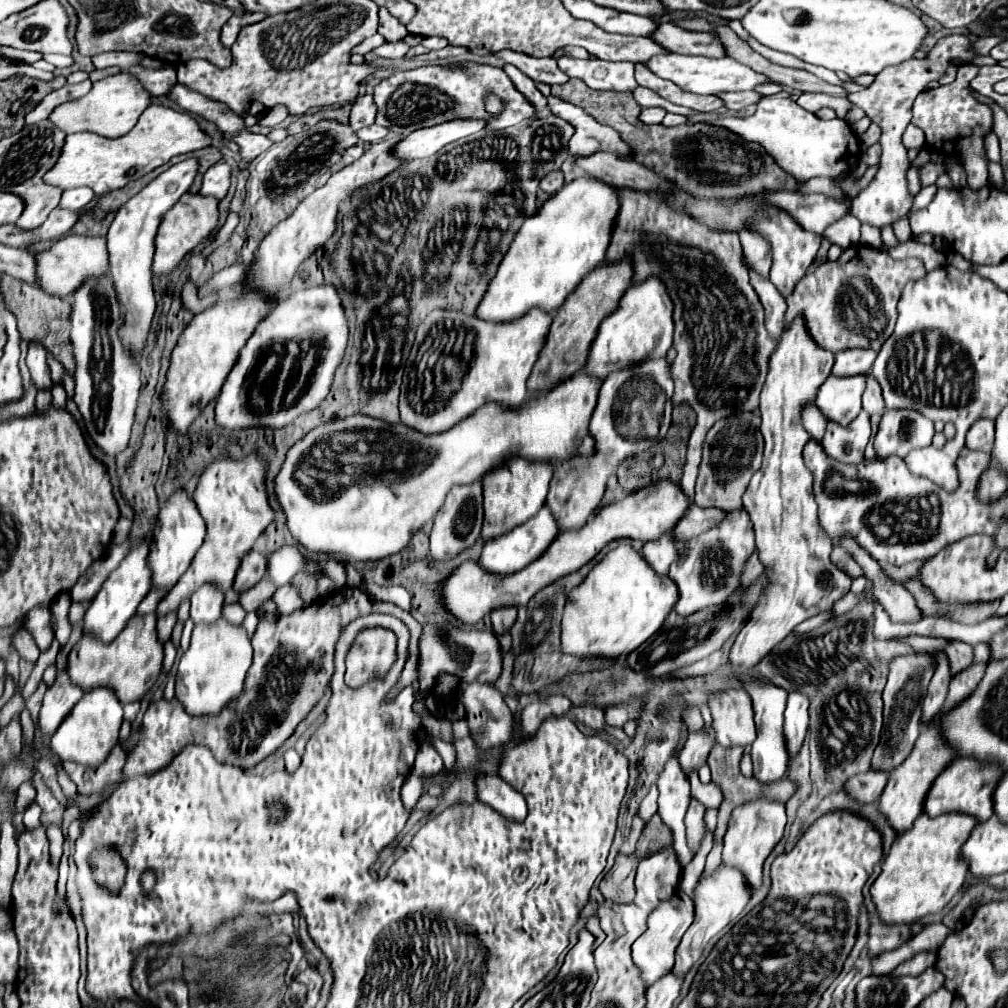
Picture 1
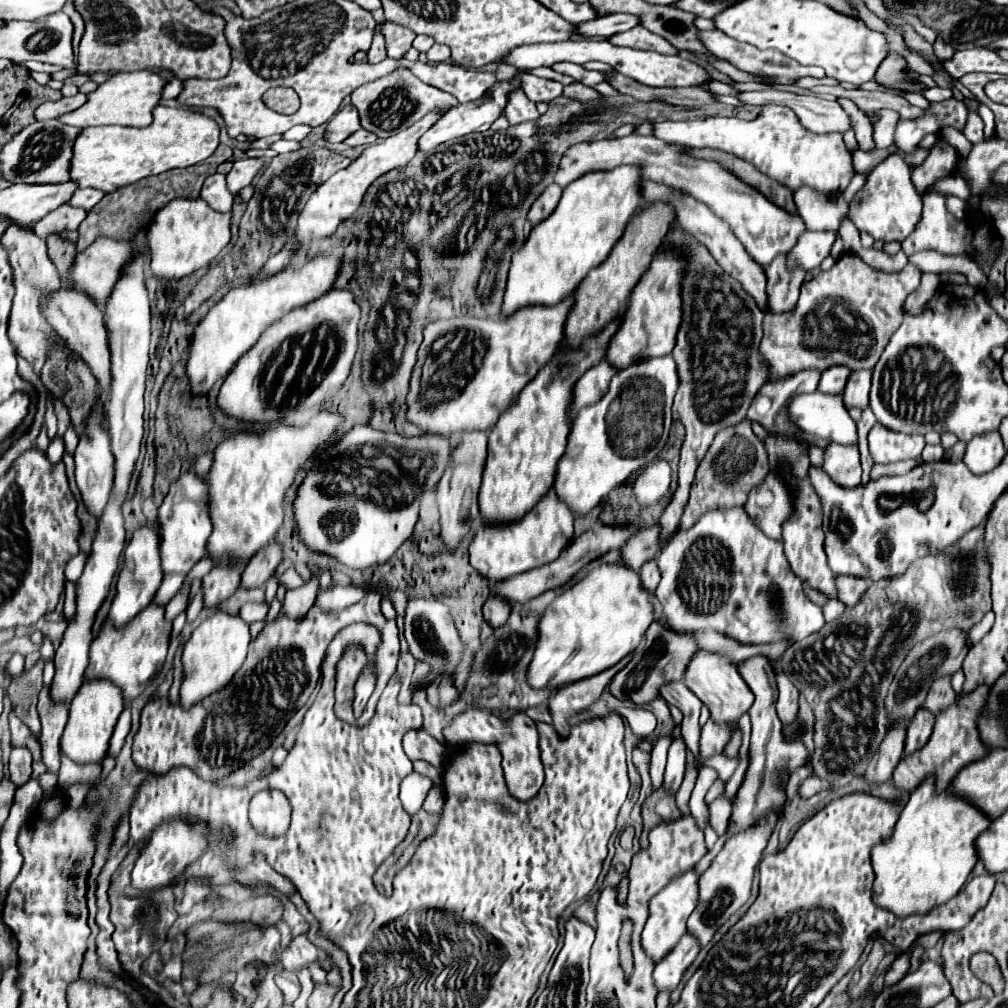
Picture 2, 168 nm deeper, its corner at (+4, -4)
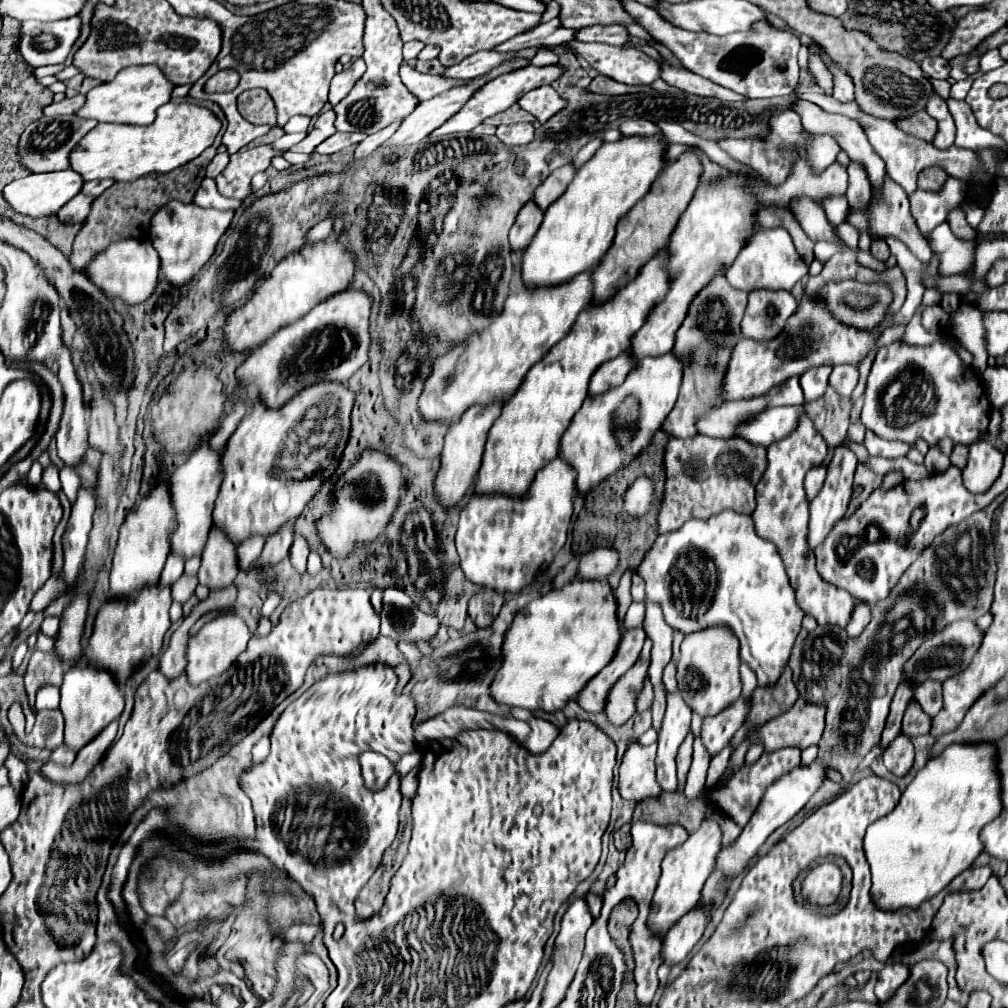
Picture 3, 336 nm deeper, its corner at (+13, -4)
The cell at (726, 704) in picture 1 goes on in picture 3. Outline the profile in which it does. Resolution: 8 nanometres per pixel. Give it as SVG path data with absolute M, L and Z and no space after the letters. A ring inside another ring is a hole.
M707 627L687 635L681 643L681 659L677 663L677 683L685 703L701 717L717 715L725 707L733 705L741 695L739 663L739 643L729 627ZM695 681L701 681L697 689Z

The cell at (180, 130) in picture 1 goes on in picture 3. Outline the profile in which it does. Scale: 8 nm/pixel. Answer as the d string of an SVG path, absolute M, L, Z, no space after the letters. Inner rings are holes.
M169 101L157 109L155 121L147 127L113 123L95 125L71 151L71 169L77 171L83 181L137 181L149 173L169 173L193 161L213 145L219 129L221 123L209 109L193 103Z

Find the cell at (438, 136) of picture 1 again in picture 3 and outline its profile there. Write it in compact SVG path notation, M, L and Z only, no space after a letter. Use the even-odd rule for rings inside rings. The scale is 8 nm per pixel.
M529 65L529 67L523 67L521 71L499 75L495 81L489 81L485 87L481 87L481 91L477 91L477 95L473 95L473 99L469 99L469 103L465 103L465 107L461 107L461 111L457 111L457 115L449 117L429 137L439 137L439 135L447 135L447 133L457 133L457 131L473 131L485 119L489 119L489 117L509 109L513 103L517 103L523 93L527 93L527 91L531 91L535 87L541 87L541 85L549 85L559 75L561 75L561 65L557 65L557 67L535 67L535 65Z

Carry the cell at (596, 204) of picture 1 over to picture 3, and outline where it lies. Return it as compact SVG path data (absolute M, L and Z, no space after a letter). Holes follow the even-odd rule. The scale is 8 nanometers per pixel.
M623 137L623 139L619 139L619 141L615 141L615 143L605 143L579 171L577 171L577 175L575 175L575 179L569 183L569 187L567 187L567 191L561 195L561 199L557 199L557 203L553 203L553 207L547 207L547 211L545 211L545 219L543 219L543 223L541 223L541 227L539 227L539 231L535 233L535 237L531 239L531 243L529 243L529 247L523 251L523 263L521 263L521 279L523 279L523 285L525 287L537 287L537 283L545 283L545 287L549 287L547 283L565 283L565 279L573 279L573 275L579 275L579 273L585 273L585 271L591 271L591 269L595 269L597 265L599 265L599 261L601 261L601 257L607 253L607 249L611 247L611 241L613 241L613 237L615 237L615 225L617 225L617 221L649 191L649 187L651 187L651 183L657 179L657 175L659 175L659 171L661 171L661 167L663 167L663 151L665 151L665 139L659 139L659 137L653 137L653 139L645 139L645 137Z

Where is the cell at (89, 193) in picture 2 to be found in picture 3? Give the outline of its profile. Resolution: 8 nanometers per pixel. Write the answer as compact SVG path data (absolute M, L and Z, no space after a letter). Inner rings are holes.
M103 179L103 181L87 181L87 183L83 183L83 189L81 189L81 193L83 195L93 195L93 197L99 197L107 187L111 187L115 181L111 181L111 179Z

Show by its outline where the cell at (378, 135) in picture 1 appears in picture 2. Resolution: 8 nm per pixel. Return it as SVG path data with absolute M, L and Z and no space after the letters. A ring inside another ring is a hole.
M358 129L356 133L352 133L344 143L348 145L348 147L358 147L358 145L370 145L370 143L376 143L376 135L374 133L370 133L370 131L366 131L366 129Z

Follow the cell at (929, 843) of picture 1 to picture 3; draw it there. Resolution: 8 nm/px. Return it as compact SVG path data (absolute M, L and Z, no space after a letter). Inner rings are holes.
M995 743L975 745L949 745L941 755L931 757L927 765L915 775L909 787L903 791L901 801L887 817L877 819L867 827L865 857L871 865L873 885L871 899L883 911L895 911L901 907L919 907L933 895L941 893L949 881L969 869L983 851L979 831L1001 813L999 777L995 771Z

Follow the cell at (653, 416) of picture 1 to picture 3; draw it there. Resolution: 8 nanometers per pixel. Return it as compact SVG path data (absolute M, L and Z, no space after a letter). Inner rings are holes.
M665 353L659 357L645 357L645 361L633 367L621 387L585 399L563 433L559 447L559 455L577 475L577 493L589 493L609 475L617 473L643 453L655 431L673 409L681 387L681 377L683 361L677 355Z

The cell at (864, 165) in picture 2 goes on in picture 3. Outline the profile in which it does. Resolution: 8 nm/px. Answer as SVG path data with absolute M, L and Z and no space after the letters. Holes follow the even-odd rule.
M797 161L789 179L779 187L773 187L763 181L751 183L735 175L719 183L699 185L689 207L679 217L679 223L667 243L669 291L665 299L661 299L661 303L653 307L653 311L649 313L649 319L645 319L645 325L637 331L637 335L633 335L633 341L627 353L633 355L635 361L641 361L645 355L663 355L673 349L675 331L685 319L685 313L693 295L701 291L715 275L725 275L725 271L731 267L733 259L741 251L745 239L751 235L755 215L761 205L775 203L779 207L789 207L789 201L801 195L821 201L821 197L825 197L827 193L843 195L845 189L847 189L847 169L841 163L833 163L821 175L815 175L811 173L805 161Z

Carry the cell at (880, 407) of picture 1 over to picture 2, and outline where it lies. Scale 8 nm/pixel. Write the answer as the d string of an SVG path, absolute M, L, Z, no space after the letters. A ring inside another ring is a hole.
M854 371L848 377L848 383L842 391L842 399L844 399L844 405L848 409L850 407L860 407L860 409L868 407L870 379L872 379L872 371Z

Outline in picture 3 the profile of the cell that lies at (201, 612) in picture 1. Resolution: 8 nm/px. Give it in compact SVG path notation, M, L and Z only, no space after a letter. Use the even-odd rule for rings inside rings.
M213 527L209 533L209 541L203 549L203 557L201 557L199 583L207 585L211 591L233 585L239 573L235 549L237 545L233 545L223 531Z

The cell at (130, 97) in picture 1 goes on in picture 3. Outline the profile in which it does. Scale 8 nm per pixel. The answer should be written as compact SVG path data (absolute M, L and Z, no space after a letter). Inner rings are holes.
M125 67L113 81L101 83L87 93L85 105L77 111L79 117L95 119L103 123L129 123L129 125L151 125L155 119L157 107L165 105L171 99L171 89L175 85L165 79L165 75L153 67Z

